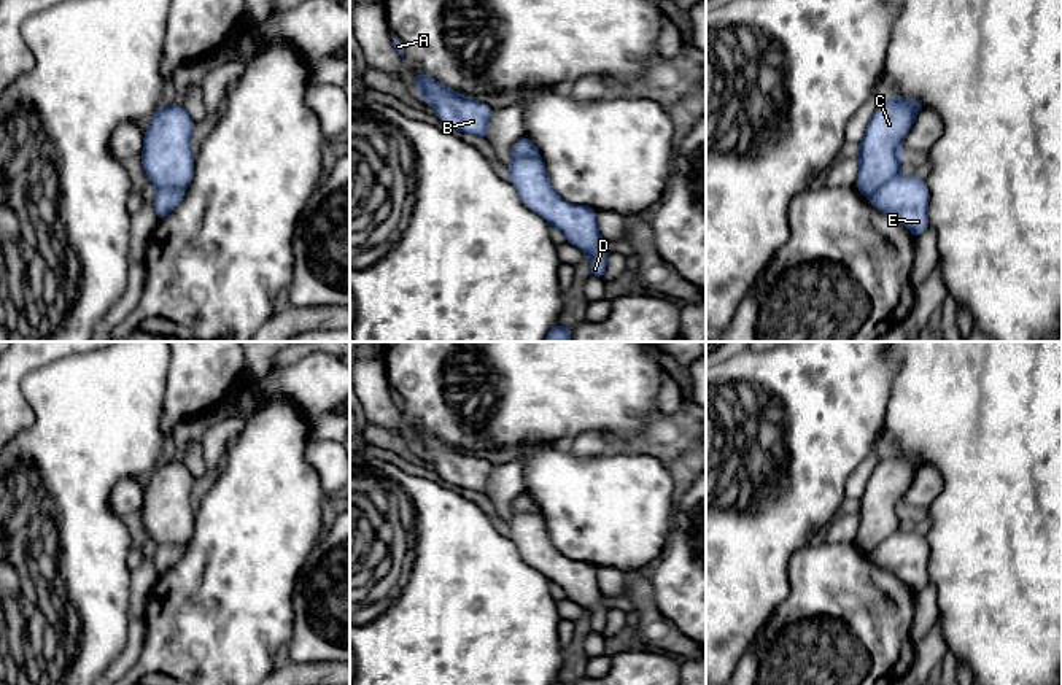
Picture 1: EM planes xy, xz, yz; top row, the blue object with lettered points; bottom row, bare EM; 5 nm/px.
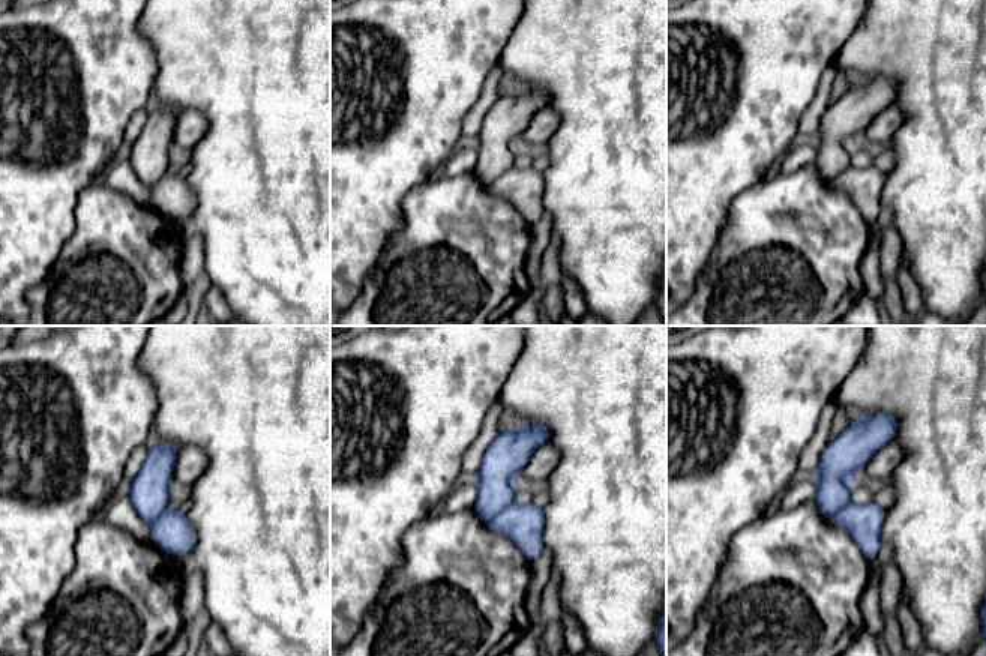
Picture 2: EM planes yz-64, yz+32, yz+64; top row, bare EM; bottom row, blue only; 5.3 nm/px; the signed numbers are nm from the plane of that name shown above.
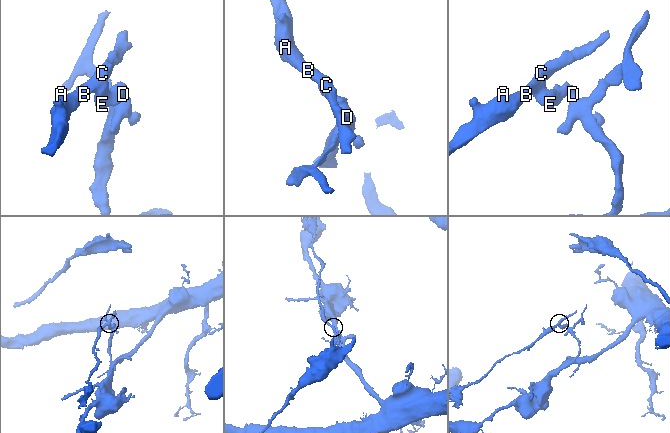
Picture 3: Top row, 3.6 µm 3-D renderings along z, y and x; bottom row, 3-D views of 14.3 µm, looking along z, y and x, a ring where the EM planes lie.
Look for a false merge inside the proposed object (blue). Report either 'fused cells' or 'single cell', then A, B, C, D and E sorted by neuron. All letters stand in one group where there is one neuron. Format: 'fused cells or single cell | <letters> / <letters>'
fused cells | A B C / D E

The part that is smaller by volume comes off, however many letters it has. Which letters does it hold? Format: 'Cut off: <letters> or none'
Cut off: A, B, C

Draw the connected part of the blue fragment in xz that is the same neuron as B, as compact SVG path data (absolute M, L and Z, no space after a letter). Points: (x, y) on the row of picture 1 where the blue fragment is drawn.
M415 72L415 76L418 79L417 92L432 106L434 114L447 127L488 138L488 121L493 108L442 86L421 72Z

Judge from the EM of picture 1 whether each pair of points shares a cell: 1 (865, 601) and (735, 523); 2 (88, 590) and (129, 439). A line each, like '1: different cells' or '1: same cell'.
1: different cells
2: same cell

